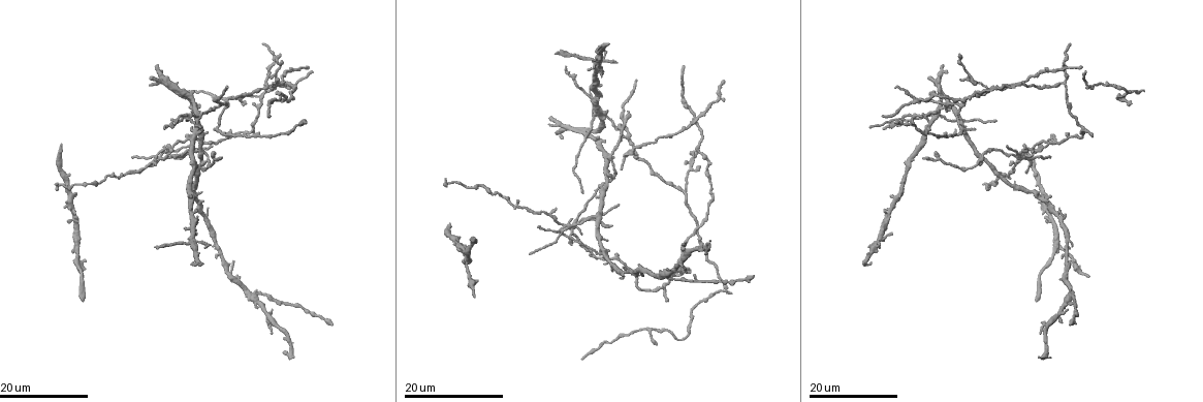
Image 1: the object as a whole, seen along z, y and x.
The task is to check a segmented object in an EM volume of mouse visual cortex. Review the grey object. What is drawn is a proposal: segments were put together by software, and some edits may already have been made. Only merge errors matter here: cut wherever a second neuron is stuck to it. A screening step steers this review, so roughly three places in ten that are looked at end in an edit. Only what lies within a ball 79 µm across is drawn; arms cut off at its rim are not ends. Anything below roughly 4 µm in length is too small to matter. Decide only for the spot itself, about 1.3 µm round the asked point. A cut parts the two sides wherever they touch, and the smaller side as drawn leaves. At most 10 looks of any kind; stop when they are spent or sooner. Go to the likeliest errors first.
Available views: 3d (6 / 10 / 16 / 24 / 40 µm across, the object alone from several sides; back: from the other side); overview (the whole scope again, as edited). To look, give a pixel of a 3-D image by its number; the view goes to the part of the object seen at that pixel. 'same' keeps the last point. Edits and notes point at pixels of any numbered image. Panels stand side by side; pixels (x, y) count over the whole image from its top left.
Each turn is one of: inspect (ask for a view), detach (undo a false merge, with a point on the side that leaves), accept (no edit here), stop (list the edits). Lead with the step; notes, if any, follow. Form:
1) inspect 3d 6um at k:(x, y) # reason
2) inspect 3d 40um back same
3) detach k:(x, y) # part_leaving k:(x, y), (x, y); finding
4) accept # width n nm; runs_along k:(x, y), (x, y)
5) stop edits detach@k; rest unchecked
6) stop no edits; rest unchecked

inspect 3d 16um at 1:(200, 115) # four-way junction

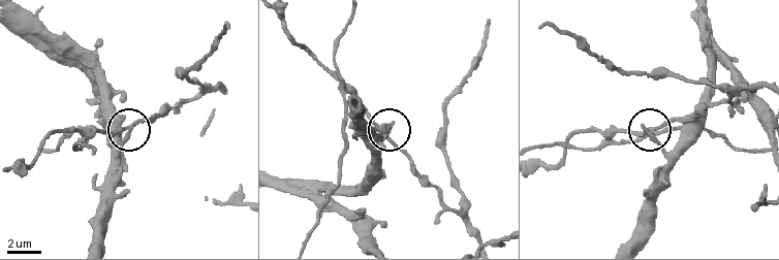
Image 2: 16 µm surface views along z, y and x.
inspect 3d 10um at 2:(657, 126)

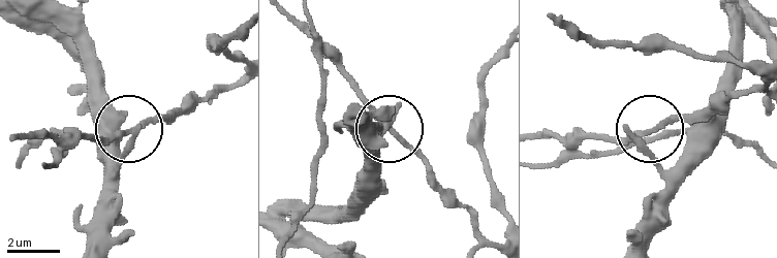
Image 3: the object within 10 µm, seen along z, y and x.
accept # side_arm 26 um; runs_along 3:(758, 29), (672, 167), (646, 129), (594, 136); continuous, no second neuron

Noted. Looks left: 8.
inspect 3d 24um at 1:(684, 193) # three arms meet

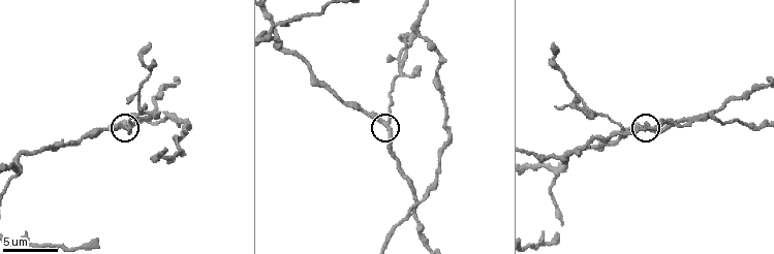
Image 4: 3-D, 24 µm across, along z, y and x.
inspect 3d 6um at 4:(389, 124) # zoom in

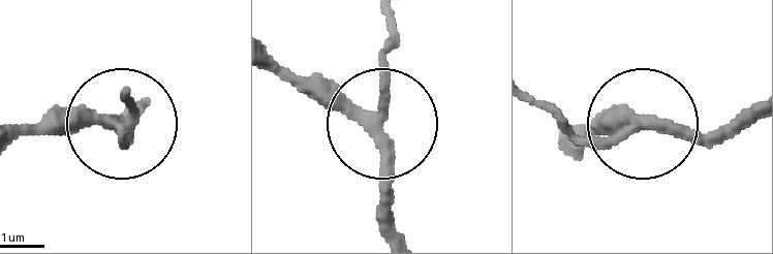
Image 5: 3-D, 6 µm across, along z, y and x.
accept # arms 3; runs_along 5:(19, 132), (115, 118), (118, 140), (129, 106); one neuron here

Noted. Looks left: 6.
inspect 3d 24um at 1:(189, 241)

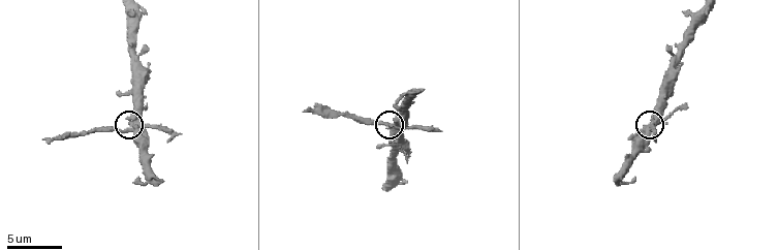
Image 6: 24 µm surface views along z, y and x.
inspect 3d 6um at 6:(391, 126) # zoom in

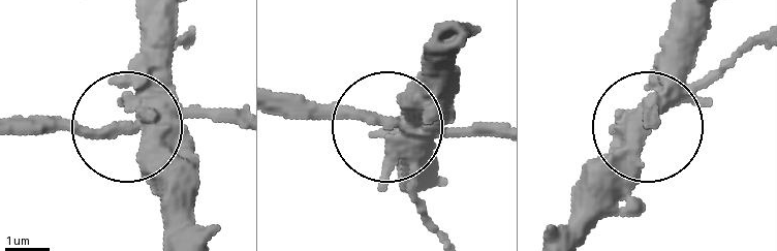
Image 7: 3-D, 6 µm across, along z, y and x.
detach 7:(97, 132) # part_leaving 7:(417, 131), (277, 113); two neurons meet here

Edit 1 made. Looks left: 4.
inspect overview

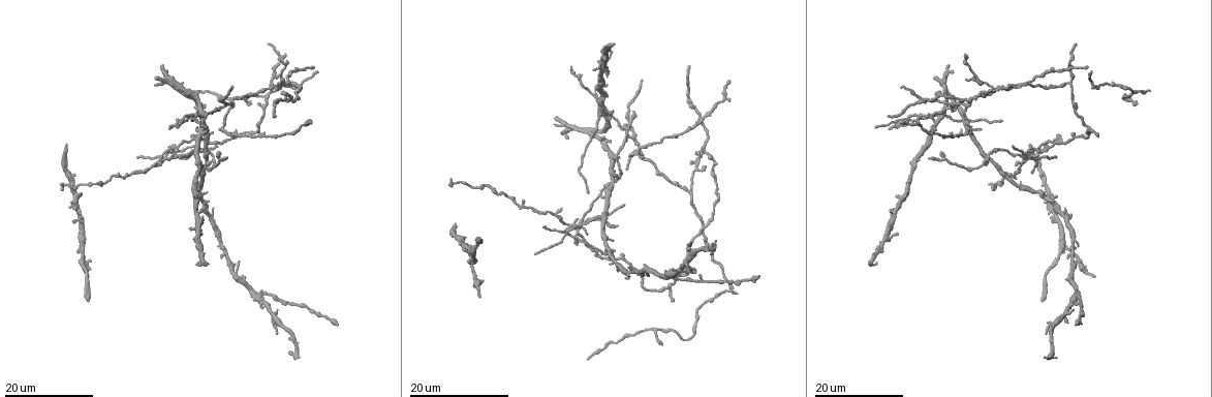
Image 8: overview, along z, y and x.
inspect 3d 24um at 8:(1070, 81) # arms part here

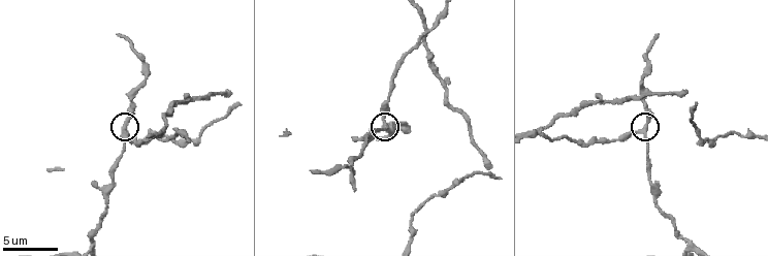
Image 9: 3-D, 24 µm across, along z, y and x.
inspect 3d 10um at 9:(643, 130)

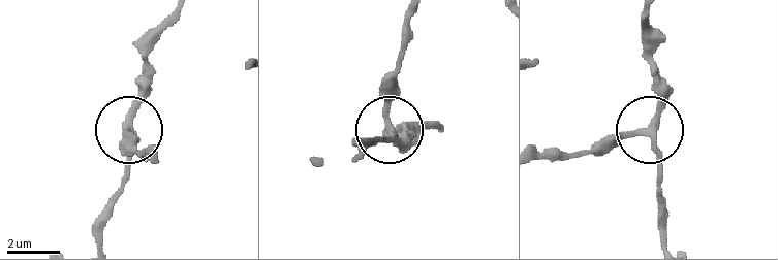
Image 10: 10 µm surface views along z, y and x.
accept # side_arm 11 um; runs_along 10:(100, 240), (104, 206), (127, 167), (127, 120), (145, 69); one neuron here

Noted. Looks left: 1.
stop edits detach@7; rest unchecked

